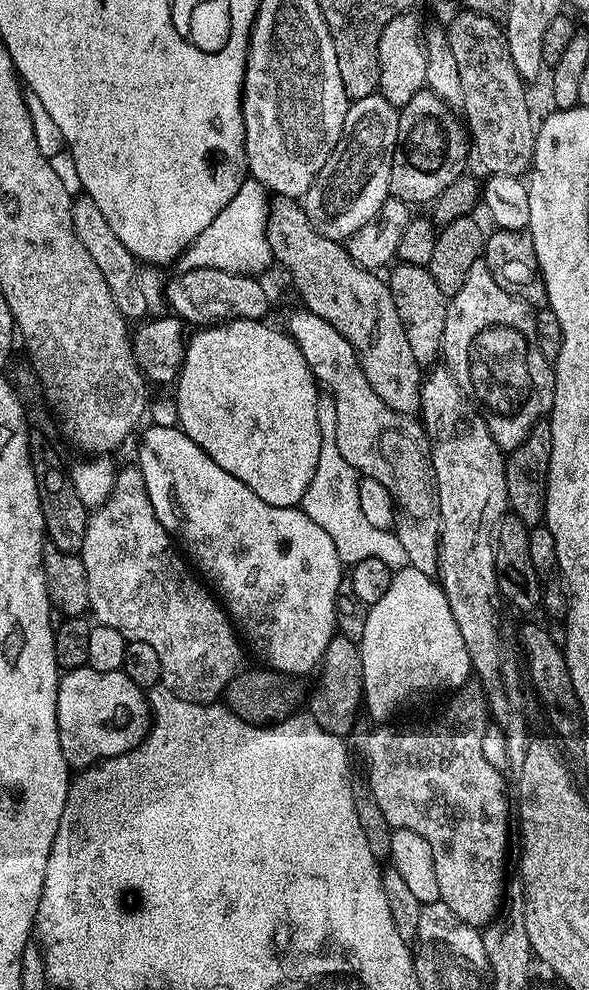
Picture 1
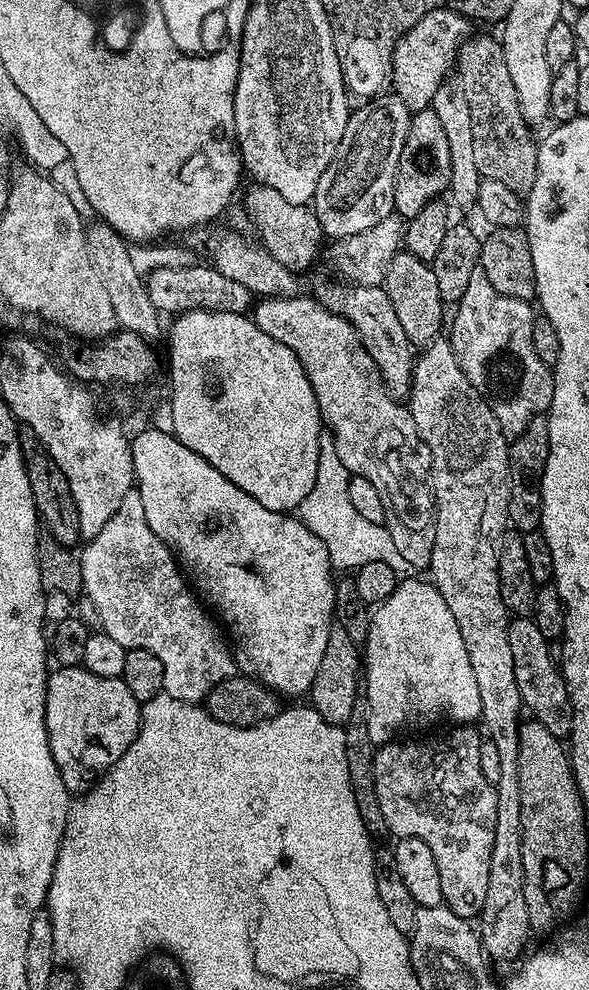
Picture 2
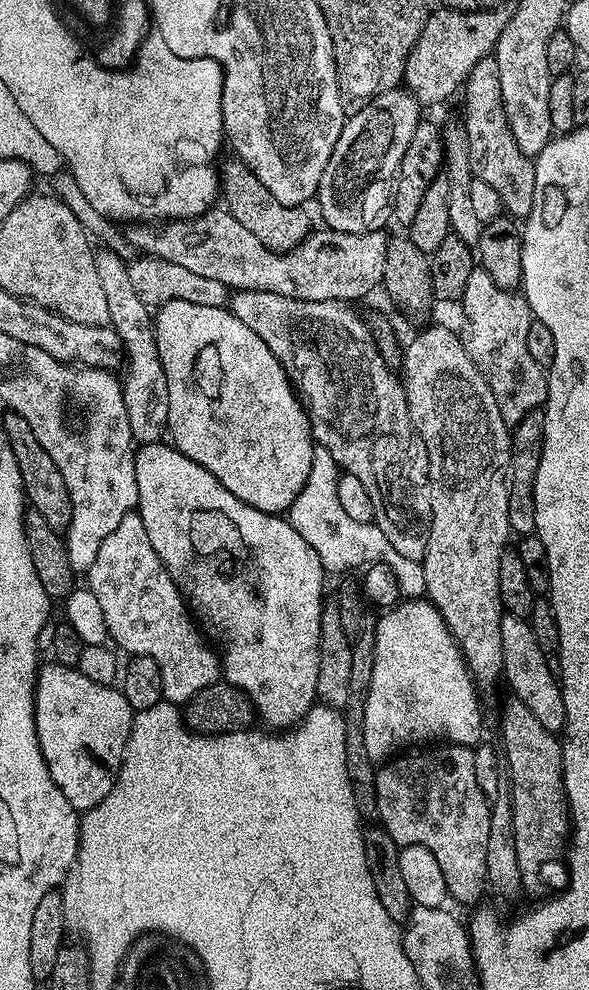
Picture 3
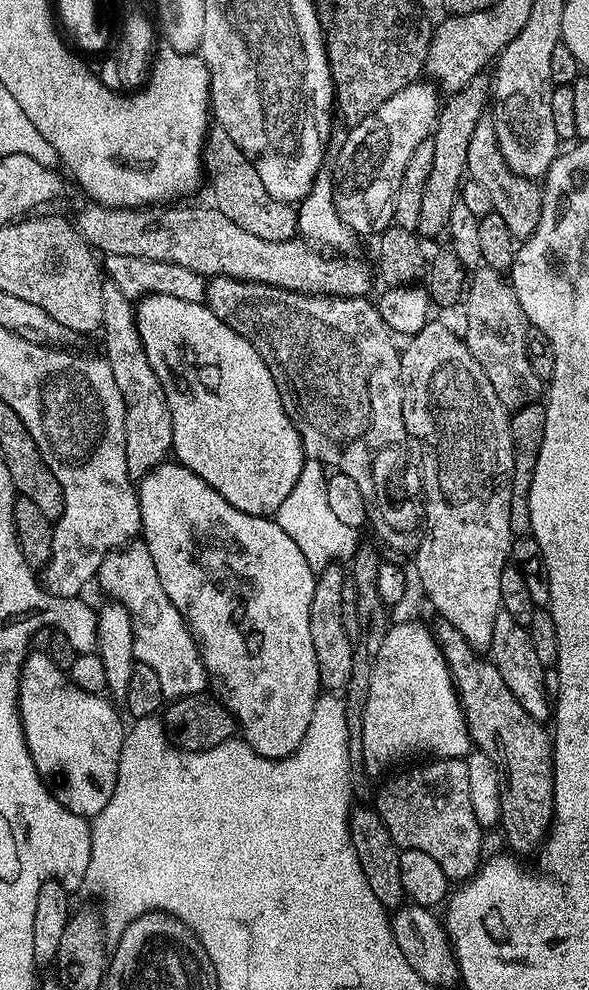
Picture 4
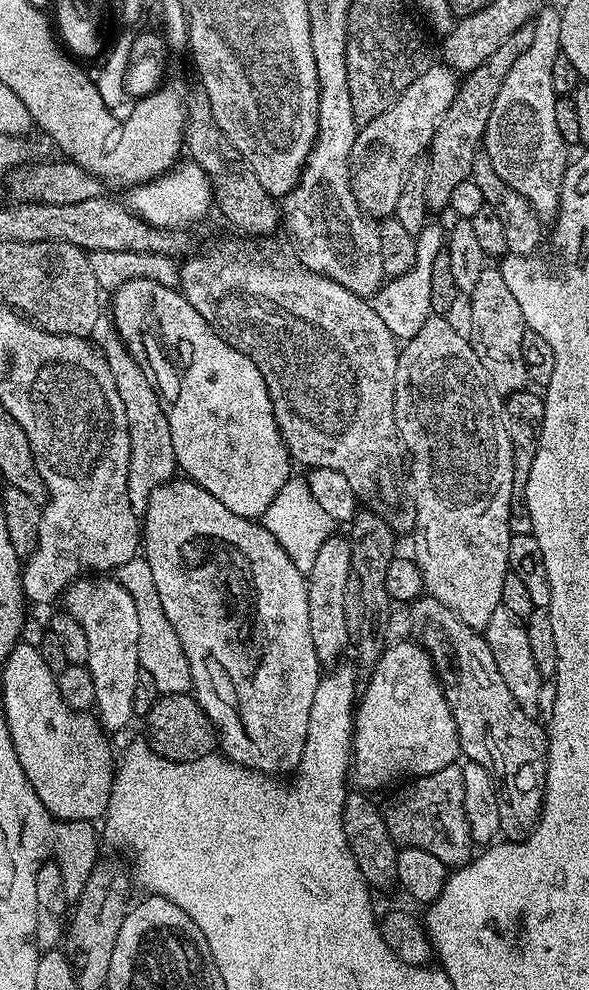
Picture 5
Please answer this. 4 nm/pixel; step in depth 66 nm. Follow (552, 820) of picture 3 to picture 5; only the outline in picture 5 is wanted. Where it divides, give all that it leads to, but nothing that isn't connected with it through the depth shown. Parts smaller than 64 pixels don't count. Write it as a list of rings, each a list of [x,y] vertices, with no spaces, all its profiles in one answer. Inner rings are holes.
[[[425,594],[413,600],[407,612],[412,619],[411,635],[431,658],[432,669],[440,679],[450,714],[454,714],[461,753],[465,757],[468,755],[469,761],[479,761],[480,744],[484,744],[483,759],[489,765],[500,764],[496,793],[503,839],[508,842],[528,839],[544,809],[548,769],[548,734],[545,725],[530,714],[529,709],[522,707],[514,694],[510,694],[483,635],[477,629],[466,626],[466,622],[462,622],[462,618],[458,618],[450,606],[442,606],[438,598]]]

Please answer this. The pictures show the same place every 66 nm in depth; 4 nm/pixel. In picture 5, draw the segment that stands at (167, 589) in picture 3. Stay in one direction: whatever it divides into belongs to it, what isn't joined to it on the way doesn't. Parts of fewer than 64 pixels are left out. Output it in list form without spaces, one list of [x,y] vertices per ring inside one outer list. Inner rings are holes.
[[[142,558],[130,560],[115,569],[114,578],[124,587],[126,594],[134,598],[134,606],[138,610],[138,658],[141,669],[154,674],[154,682],[165,696],[188,692],[192,687],[190,662],[182,650],[182,642],[178,642],[178,634],[174,634],[174,626],[170,626],[170,618],[166,618],[166,610],[162,610],[162,598],[158,598],[158,586],[154,586],[150,566]]]

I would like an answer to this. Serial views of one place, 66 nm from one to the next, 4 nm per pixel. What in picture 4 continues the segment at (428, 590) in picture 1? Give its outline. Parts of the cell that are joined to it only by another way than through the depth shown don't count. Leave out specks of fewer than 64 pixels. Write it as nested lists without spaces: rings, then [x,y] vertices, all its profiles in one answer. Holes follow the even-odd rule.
[[[393,623],[378,647],[376,661],[370,664],[370,698],[366,698],[362,726],[365,772],[387,773],[391,764],[411,752],[429,752],[432,758],[467,757],[474,748],[472,736],[433,629],[424,624]]]

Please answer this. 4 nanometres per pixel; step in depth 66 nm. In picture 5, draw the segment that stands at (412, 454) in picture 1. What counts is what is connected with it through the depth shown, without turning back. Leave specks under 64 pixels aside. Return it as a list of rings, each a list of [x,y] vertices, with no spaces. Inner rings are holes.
[[[240,238],[240,241],[232,240],[226,244],[216,244],[213,248],[206,249],[201,256],[192,256],[188,261],[183,261],[179,265],[179,291],[183,292],[184,297],[190,302],[190,306],[194,306],[194,310],[198,310],[198,314],[202,314],[202,318],[206,318],[206,322],[225,342],[237,348],[242,354],[246,354],[258,366],[258,370],[266,382],[274,418],[284,439],[284,444],[288,448],[289,457],[297,465],[305,464],[305,469],[308,470],[314,468],[338,470],[338,474],[350,478],[350,486],[356,491],[359,503],[365,509],[378,514],[391,526],[393,532],[411,533],[416,527],[416,507],[412,505],[410,488],[406,483],[406,456],[402,451],[400,435],[394,418],[394,386],[400,357],[396,336],[390,334],[389,328],[384,325],[382,318],[378,318],[378,314],[365,297],[355,296],[350,290],[338,286],[338,282],[325,276],[319,276],[316,272],[307,271],[303,267],[291,268],[290,265],[279,264],[276,260],[264,260],[264,252],[256,244],[259,243],[255,239]]]

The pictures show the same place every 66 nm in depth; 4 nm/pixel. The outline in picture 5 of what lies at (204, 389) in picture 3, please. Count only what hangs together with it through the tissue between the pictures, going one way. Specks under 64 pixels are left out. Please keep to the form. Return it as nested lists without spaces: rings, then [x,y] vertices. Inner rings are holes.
[[[134,278],[115,289],[111,296],[116,335],[132,357],[144,365],[160,393],[170,422],[170,442],[174,442],[177,469],[202,486],[206,494],[214,494],[226,510],[234,510],[234,514],[247,520],[263,517],[266,506],[274,502],[278,490],[282,490],[293,475],[294,464],[278,430],[266,382],[258,366],[225,342],[176,288],[167,288],[150,278]]]

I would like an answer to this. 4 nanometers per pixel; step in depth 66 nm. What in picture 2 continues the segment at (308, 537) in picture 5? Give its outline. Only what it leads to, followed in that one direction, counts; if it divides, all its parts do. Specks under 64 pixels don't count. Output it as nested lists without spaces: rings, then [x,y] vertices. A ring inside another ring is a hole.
[[[324,430],[320,434],[320,453],[318,454],[318,478],[314,478],[314,486],[310,494],[301,502],[298,509],[299,519],[326,546],[326,554],[334,557],[334,564],[340,570],[355,570],[366,566],[366,562],[382,562],[386,559],[384,552],[367,552],[366,549],[360,548],[356,540],[348,540],[352,536],[351,528],[357,524],[364,524],[362,514],[354,510],[354,505],[350,502],[348,493],[348,482],[350,474],[346,466],[342,466],[342,458],[338,458],[338,450],[334,446],[332,433]]]

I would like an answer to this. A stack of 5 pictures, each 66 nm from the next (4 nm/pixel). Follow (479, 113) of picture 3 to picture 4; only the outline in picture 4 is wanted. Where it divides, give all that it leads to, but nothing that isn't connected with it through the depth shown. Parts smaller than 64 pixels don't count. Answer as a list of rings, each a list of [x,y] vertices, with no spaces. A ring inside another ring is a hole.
[[[480,119],[478,126],[474,126],[474,134],[470,137],[470,150],[466,150],[466,162],[467,175],[474,182],[478,182],[478,186],[484,187],[489,192],[492,210],[502,214],[510,234],[520,242],[527,240],[530,234],[534,234],[538,218],[542,214],[541,189],[533,181],[514,174],[514,170],[506,166],[506,158],[502,158],[502,150],[498,146],[498,134],[494,134],[491,119]]]

